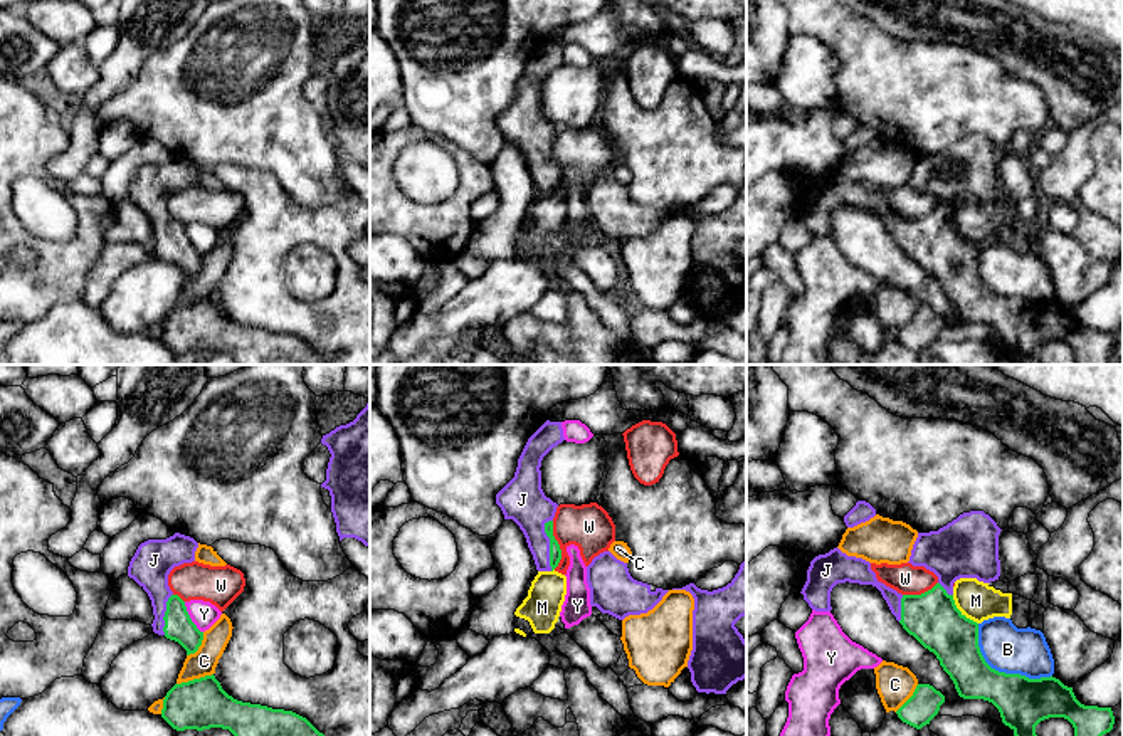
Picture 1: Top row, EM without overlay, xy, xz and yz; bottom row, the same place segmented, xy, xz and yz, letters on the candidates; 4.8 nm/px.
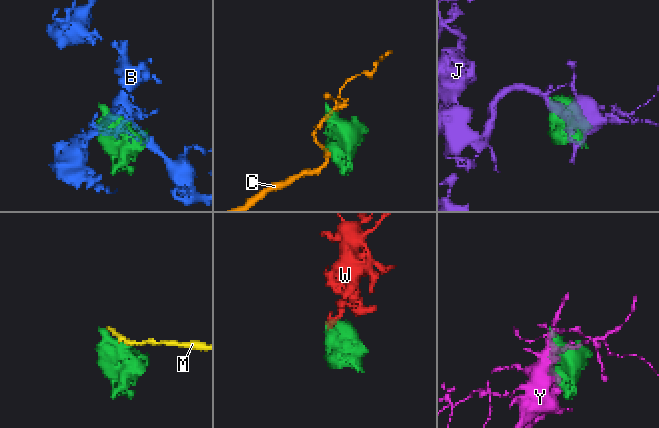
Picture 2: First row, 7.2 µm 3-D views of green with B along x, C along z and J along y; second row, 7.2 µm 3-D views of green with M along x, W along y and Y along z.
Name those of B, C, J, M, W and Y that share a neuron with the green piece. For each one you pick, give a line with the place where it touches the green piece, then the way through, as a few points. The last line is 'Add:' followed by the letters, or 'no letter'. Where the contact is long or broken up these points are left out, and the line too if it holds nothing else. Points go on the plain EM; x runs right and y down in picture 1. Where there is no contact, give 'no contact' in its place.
J: xz (550, 168) | across xz (555, 177), (550, 168), (523, 125)
Add: J

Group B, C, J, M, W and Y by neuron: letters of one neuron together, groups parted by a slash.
B / C / J / M W / Y

